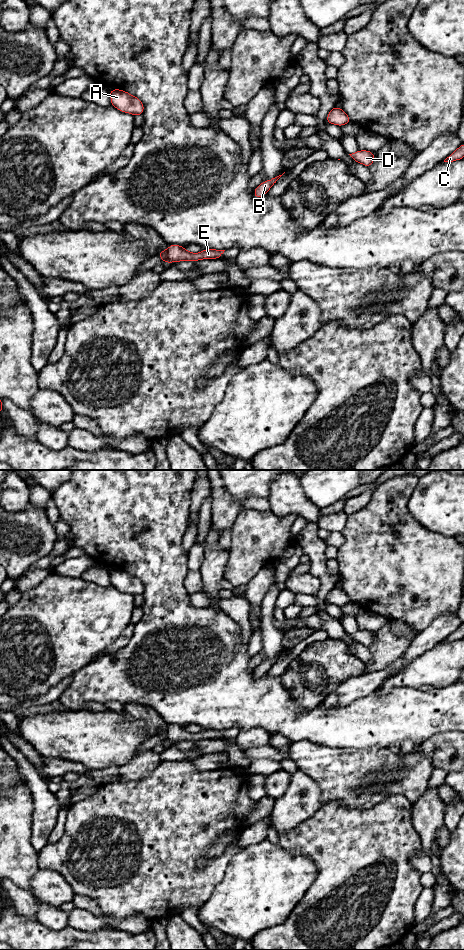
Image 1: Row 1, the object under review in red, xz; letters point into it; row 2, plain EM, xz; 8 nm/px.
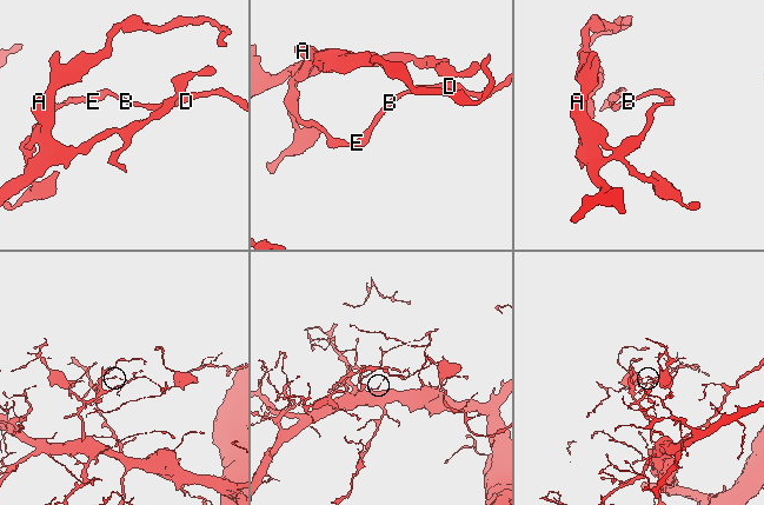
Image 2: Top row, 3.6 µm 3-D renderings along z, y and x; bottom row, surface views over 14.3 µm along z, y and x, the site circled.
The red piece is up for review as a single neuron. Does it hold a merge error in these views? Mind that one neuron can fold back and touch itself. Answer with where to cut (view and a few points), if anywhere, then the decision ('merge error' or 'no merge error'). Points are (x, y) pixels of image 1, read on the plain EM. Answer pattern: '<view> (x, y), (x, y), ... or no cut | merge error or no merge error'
xz (166, 730), (167, 742) | merge error

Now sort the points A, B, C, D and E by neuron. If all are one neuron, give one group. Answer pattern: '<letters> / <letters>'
A / B C D E

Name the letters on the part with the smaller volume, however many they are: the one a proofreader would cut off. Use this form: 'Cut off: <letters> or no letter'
Cut off: B, C, D, E

